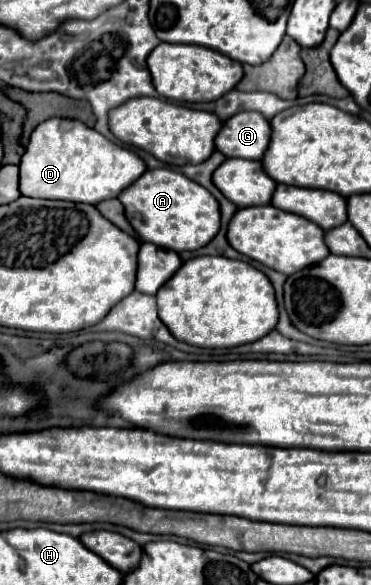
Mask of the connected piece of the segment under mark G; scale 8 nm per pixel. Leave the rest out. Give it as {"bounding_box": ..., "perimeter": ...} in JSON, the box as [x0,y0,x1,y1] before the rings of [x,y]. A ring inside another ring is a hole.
{"bounding_box":[216,112,270,160],"perimeter":[[[240,112],[222,122],[216,134],[216,150],[226,158],[260,160],[270,142],[270,124],[262,114]]]}

